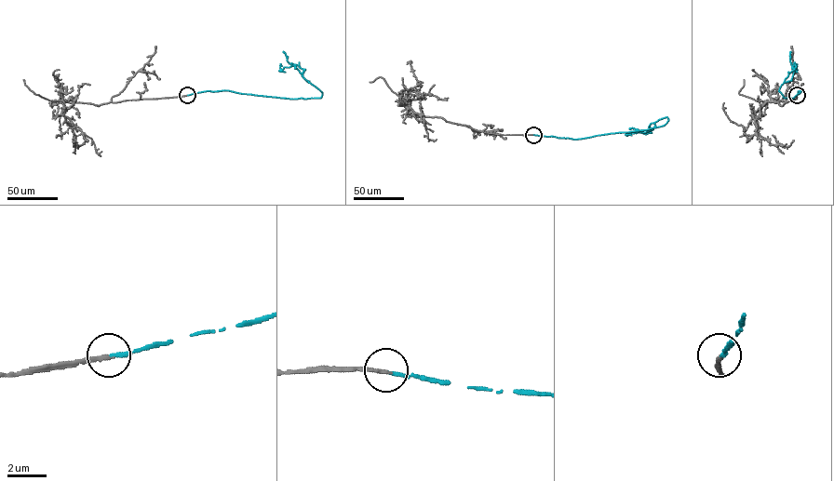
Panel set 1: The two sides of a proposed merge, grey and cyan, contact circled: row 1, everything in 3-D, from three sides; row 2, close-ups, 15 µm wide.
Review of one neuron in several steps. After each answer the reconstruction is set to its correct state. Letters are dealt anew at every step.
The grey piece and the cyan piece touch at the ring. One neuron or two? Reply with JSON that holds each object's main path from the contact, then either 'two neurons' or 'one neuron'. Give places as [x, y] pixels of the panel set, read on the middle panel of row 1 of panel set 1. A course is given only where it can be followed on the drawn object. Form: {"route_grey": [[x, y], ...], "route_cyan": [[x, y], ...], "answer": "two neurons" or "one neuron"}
{"route_grey": [[533, 134], [490, 133], [439, 117], [421, 115], [411, 108], [408, 91], [420, 97], [424, 125], [433, 131]], "route_cyan": [[533, 134], [576, 140], [656, 127], [668, 119], [655, 122], [645, 132], [627, 134]], "answer": "one neuron"}

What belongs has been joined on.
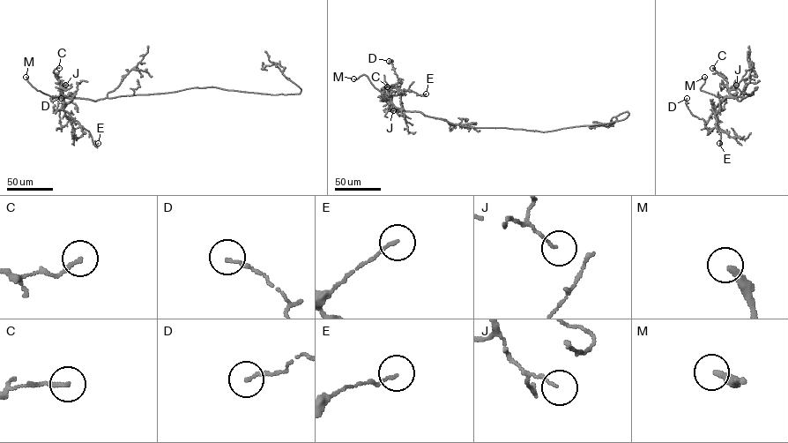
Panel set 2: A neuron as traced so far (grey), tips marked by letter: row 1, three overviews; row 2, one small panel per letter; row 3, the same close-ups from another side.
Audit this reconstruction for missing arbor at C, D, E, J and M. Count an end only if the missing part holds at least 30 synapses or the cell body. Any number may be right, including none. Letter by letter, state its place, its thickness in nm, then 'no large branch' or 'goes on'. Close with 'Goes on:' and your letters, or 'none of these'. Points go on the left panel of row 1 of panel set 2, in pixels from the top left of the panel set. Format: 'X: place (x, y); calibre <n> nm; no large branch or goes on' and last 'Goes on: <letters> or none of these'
C: place (59, 68); calibre 150 nm; no large branch
D: place (61, 98); calibre 140 nm; no large branch
E: place (98, 143); calibre 100 nm; no large branch
J: place (65, 85); calibre 80 nm; no large branch
M: place (26, 77); calibre 280 nm; goes on
Goes on: M

